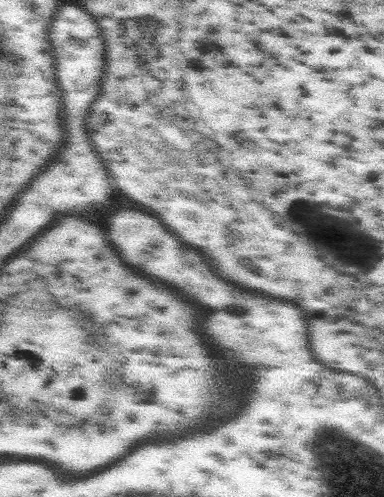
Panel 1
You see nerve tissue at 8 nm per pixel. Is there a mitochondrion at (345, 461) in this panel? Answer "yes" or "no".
yes

